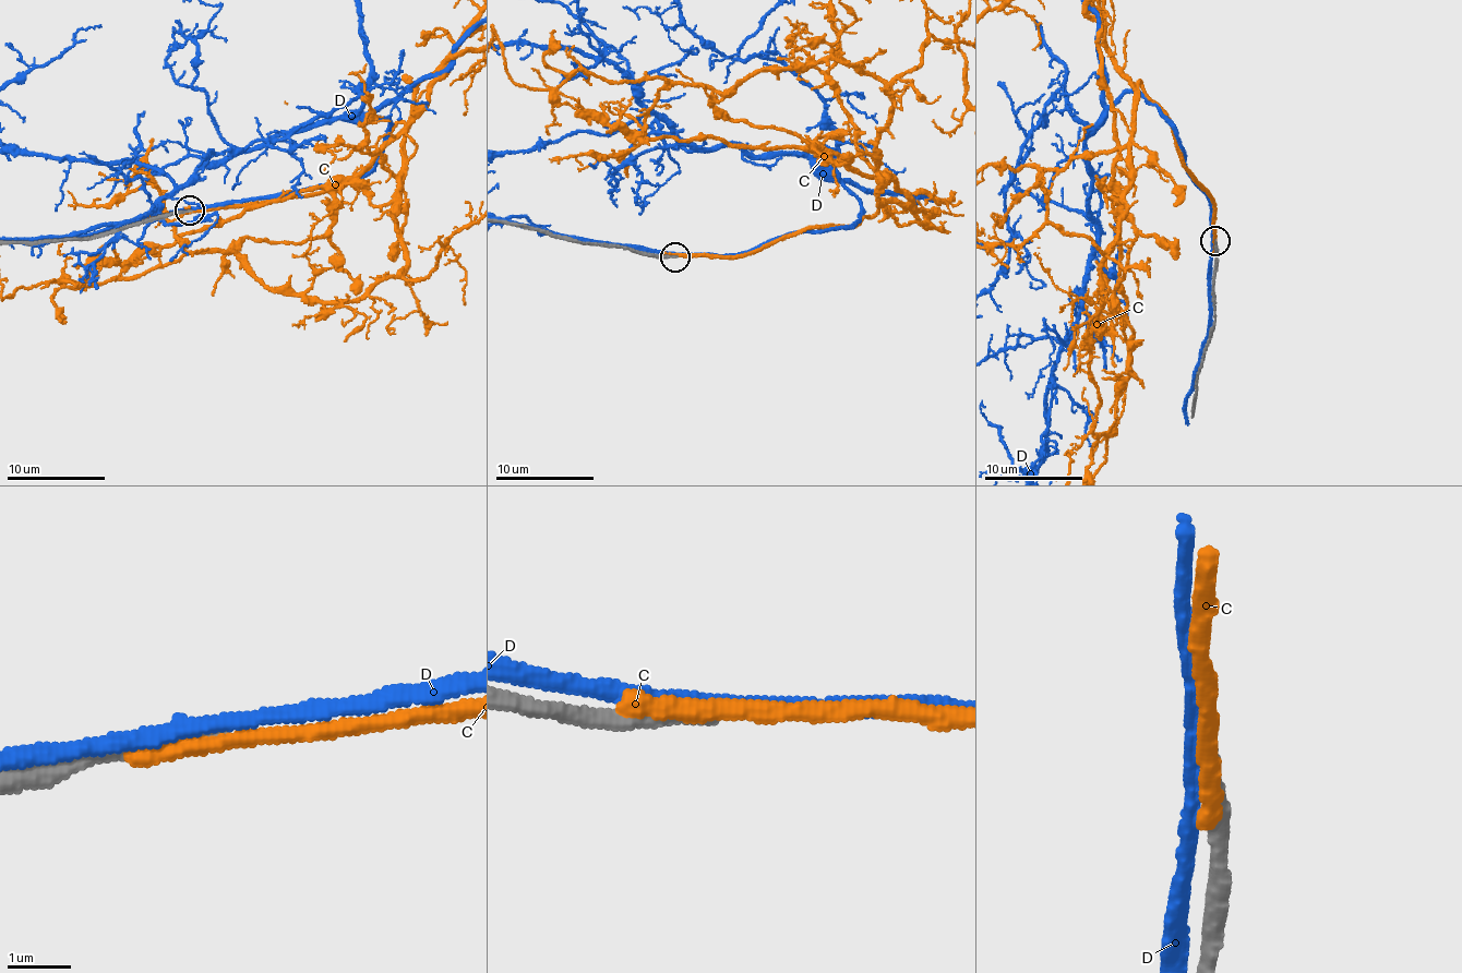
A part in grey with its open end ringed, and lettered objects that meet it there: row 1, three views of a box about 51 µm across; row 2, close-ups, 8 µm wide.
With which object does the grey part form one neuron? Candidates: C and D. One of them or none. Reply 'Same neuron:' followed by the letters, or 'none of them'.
Same neuron: none of them

